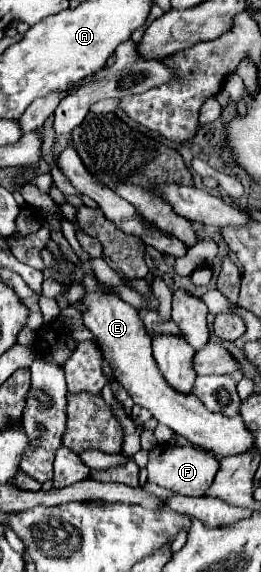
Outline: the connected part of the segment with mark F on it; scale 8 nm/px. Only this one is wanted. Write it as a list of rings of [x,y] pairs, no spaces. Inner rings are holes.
[[[156,445],[150,451],[150,459],[148,459],[148,481],[170,489],[172,493],[178,495],[192,495],[192,497],[202,497],[210,483],[214,481],[214,475],[218,471],[218,461],[214,455],[202,453],[198,449],[192,447],[172,447],[172,445]]]

